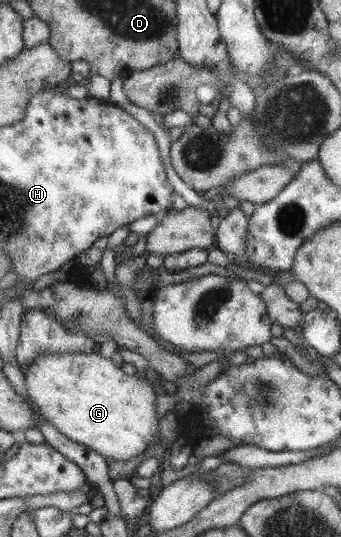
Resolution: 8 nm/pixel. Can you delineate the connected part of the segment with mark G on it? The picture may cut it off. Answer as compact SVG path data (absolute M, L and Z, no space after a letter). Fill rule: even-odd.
M42 352L40 356L34 356L34 360L30 360L30 364L24 368L23 378L27 394L39 415L54 424L56 430L68 440L94 450L103 458L130 460L153 444L152 436L157 433L159 421L154 409L157 390L146 378L139 374L125 374L98 352Z

